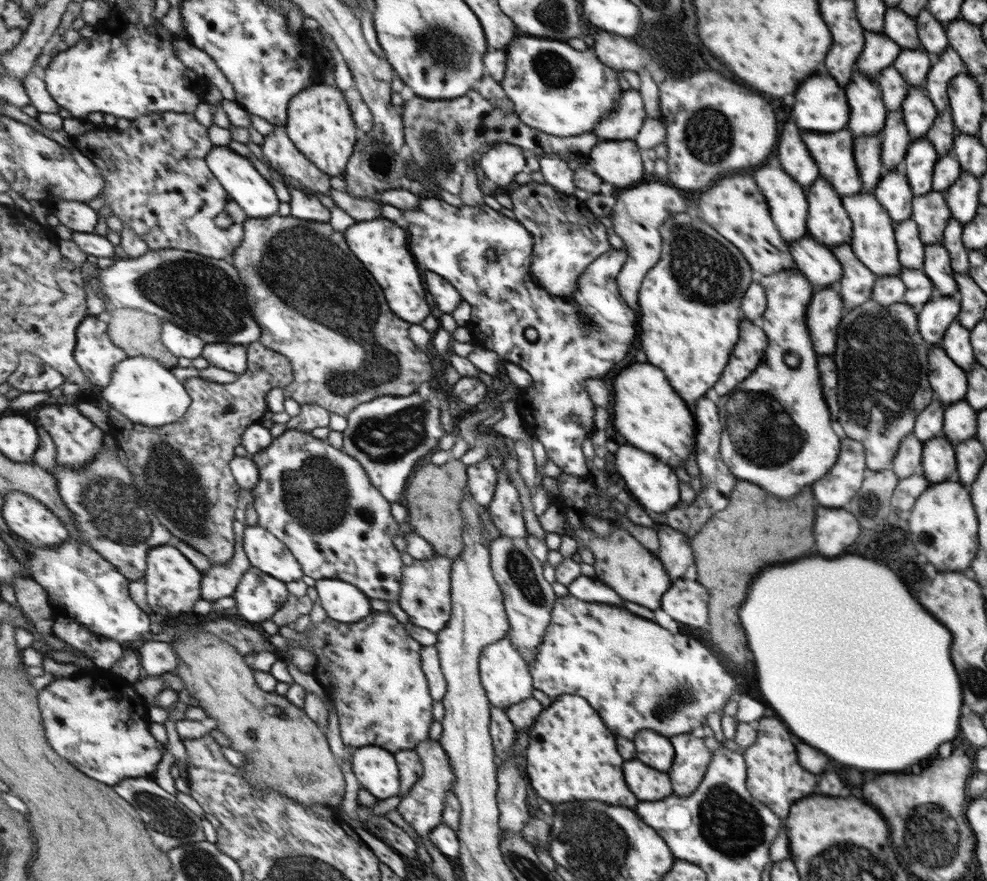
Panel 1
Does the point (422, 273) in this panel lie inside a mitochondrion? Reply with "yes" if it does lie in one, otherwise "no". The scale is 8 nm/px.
no

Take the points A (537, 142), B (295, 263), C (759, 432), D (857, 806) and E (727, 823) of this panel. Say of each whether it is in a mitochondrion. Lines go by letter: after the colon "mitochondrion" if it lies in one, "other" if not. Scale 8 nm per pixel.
A: other
B: mitochondrion
C: mitochondrion
D: other
E: mitochondrion

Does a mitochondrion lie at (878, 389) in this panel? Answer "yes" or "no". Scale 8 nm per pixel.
yes

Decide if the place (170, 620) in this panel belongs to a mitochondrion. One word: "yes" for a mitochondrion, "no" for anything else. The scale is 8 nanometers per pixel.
no

